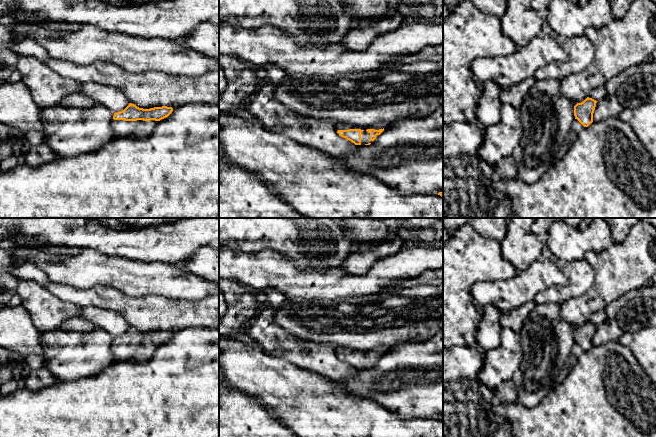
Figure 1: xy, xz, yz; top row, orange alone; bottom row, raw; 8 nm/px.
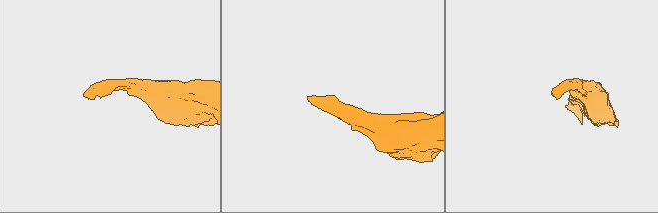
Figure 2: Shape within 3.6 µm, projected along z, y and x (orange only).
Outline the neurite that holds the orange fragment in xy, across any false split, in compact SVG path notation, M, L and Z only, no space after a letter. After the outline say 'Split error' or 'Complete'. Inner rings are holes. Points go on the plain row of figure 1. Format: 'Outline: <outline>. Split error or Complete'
Outline: M129 327L124 334L114 337L111 351L118 361L128 358L136 361L149 359L158 346L168 341L172 335L173 332L167 330L143 333Z. Split error

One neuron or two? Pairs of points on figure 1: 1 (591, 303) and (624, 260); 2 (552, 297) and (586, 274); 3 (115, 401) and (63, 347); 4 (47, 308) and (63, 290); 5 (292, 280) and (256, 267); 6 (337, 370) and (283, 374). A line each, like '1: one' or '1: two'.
1: one
2: one
3: two
4: two
5: one
6: two

